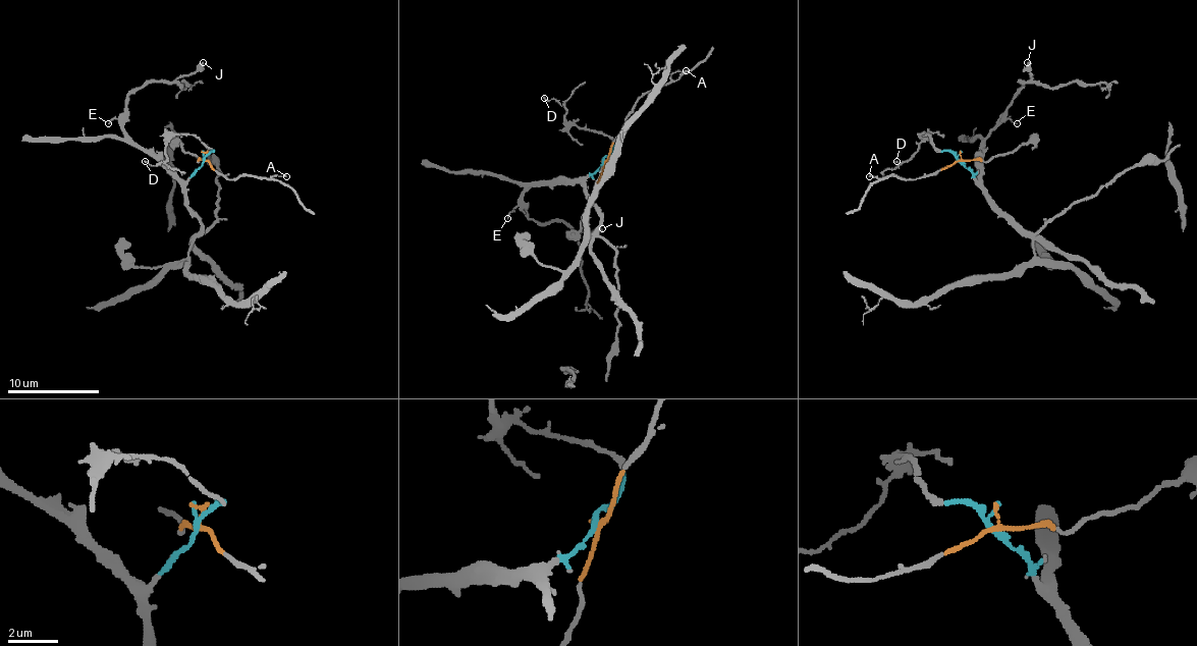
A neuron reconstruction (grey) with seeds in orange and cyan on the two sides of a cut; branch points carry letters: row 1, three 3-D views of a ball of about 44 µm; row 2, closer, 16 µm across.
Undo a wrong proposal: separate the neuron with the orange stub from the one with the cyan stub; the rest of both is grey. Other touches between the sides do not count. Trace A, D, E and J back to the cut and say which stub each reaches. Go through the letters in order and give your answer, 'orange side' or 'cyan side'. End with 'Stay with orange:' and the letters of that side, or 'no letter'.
A: orange side
D: cyan side
E: cyan side
J: cyan side
Stay with orange: A

